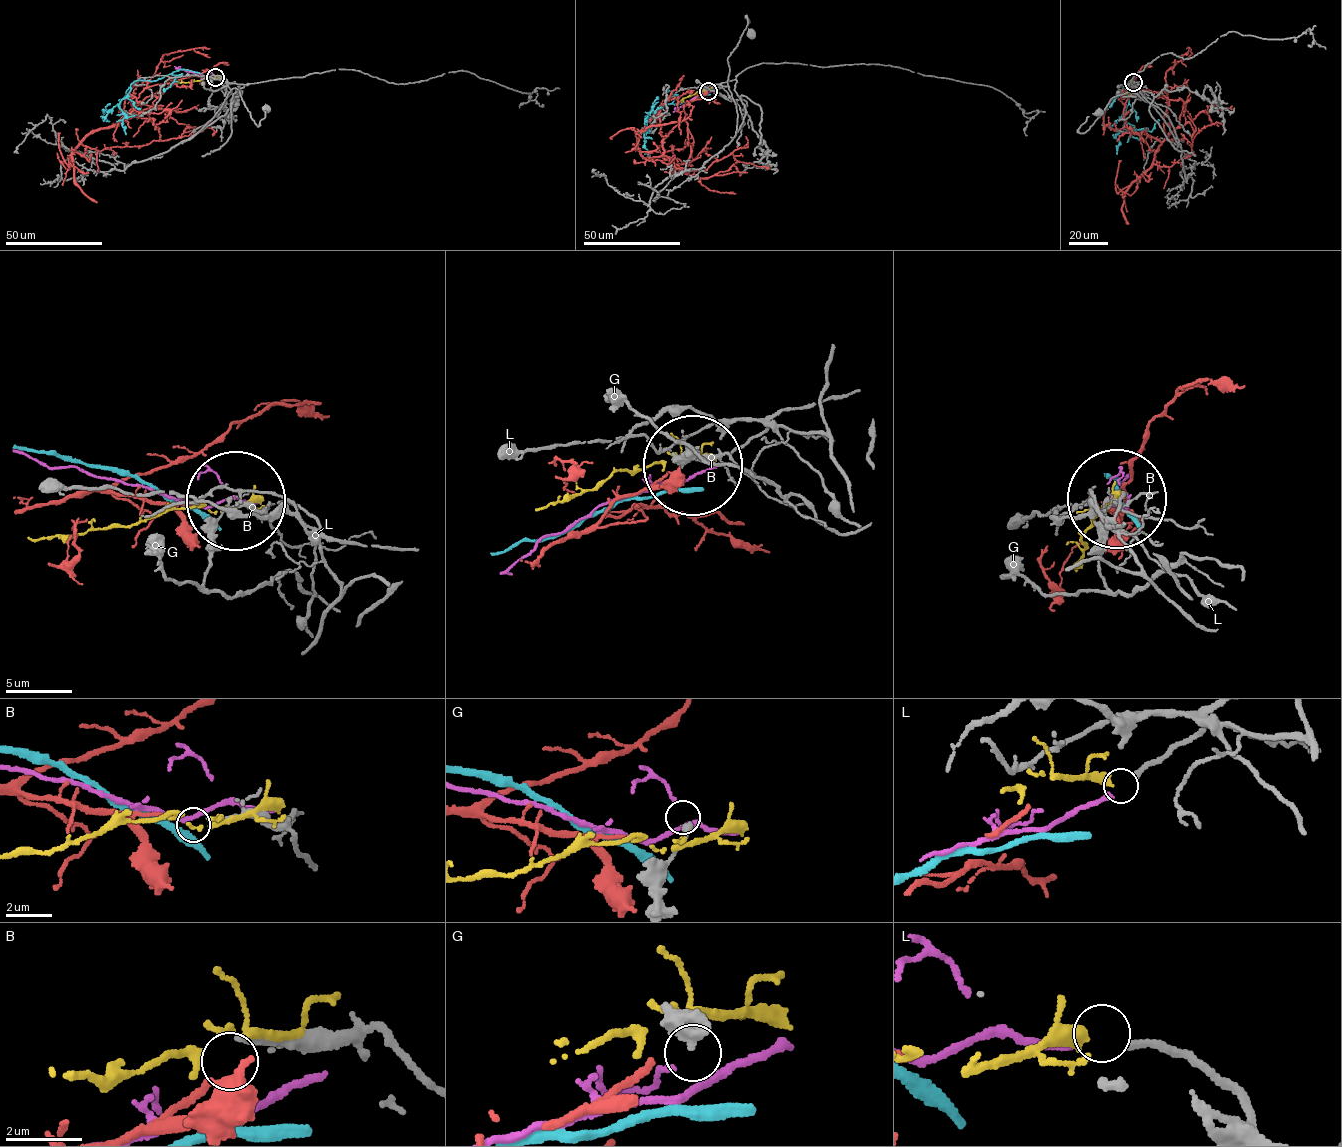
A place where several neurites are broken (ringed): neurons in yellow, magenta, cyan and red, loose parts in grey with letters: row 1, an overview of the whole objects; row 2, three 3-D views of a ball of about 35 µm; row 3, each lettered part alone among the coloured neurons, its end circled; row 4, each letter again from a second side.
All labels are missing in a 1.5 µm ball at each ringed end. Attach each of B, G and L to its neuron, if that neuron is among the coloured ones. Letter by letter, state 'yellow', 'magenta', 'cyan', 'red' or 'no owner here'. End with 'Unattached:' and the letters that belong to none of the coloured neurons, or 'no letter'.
B: red
G: no owner here
L: magenta
Unattached: G

